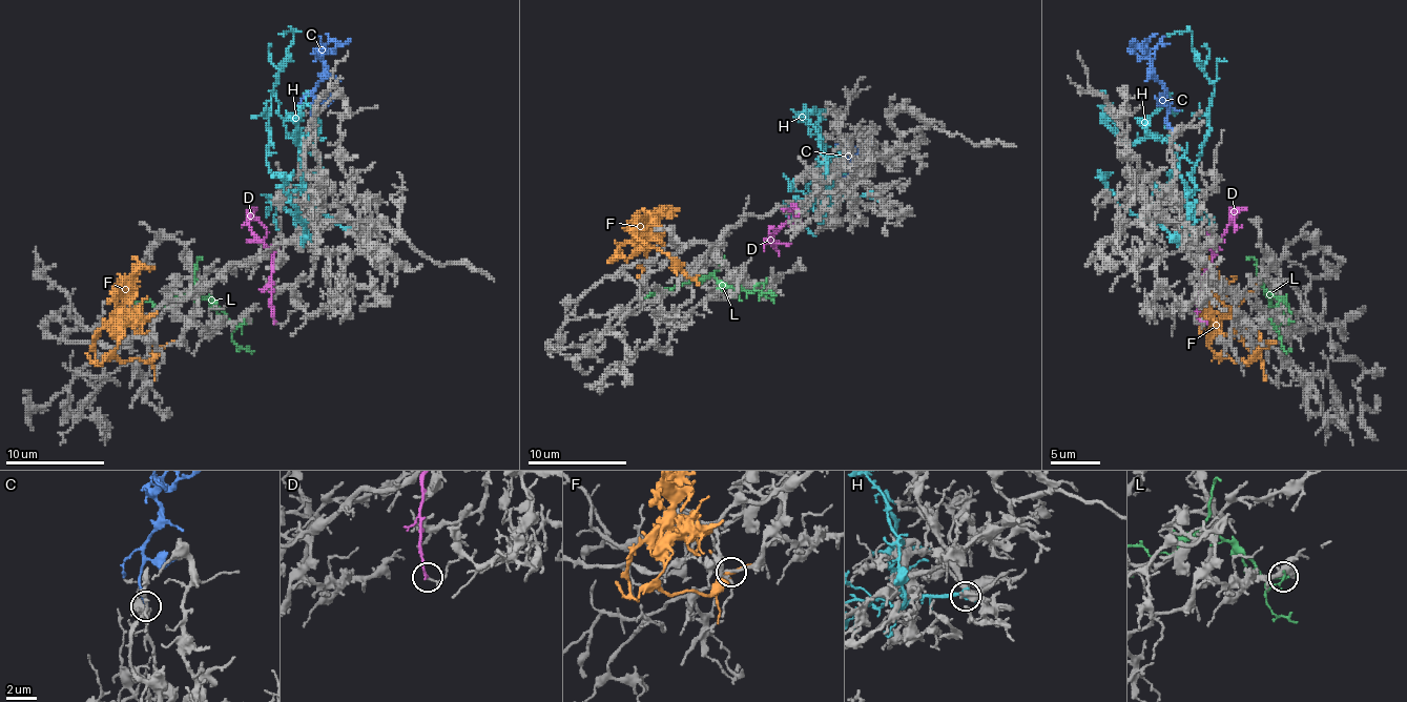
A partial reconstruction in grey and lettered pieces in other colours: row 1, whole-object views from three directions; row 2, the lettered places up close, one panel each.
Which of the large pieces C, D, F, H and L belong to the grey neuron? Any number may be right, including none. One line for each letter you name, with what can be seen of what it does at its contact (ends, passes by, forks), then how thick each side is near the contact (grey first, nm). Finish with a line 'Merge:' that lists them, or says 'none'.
C: it ends | 400/180 nm
Merge: C

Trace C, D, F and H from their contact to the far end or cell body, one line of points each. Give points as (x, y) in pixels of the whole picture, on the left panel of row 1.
C: (315, 130), (311, 120), (313, 88), (323, 78), (323, 56), (350, 39)
D: (276, 321), (271, 316), (271, 249), (249, 222), (256, 220), (268, 232)
F: (162, 346), (147, 360), (127, 360), (115, 353), (122, 286), (137, 271), (154, 267)
H: (348, 227), (326, 217), (303, 189), (288, 187), (266, 163), (273, 83), (293, 34), (284, 32), (284, 36)

